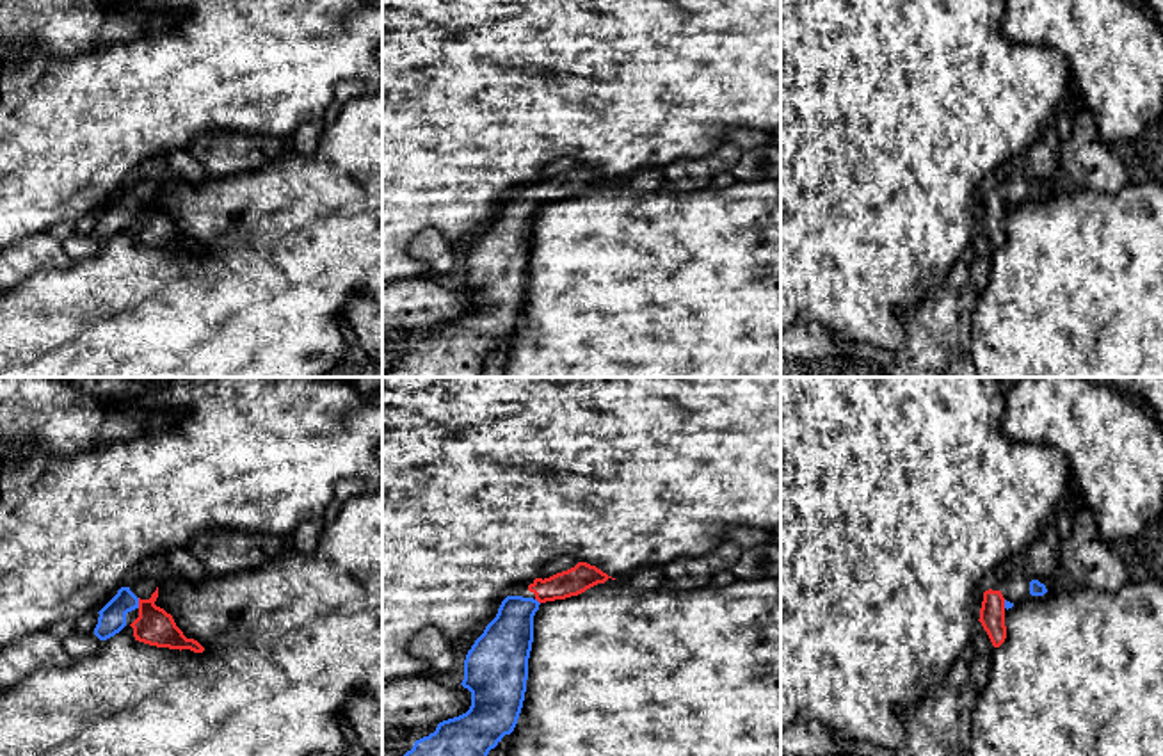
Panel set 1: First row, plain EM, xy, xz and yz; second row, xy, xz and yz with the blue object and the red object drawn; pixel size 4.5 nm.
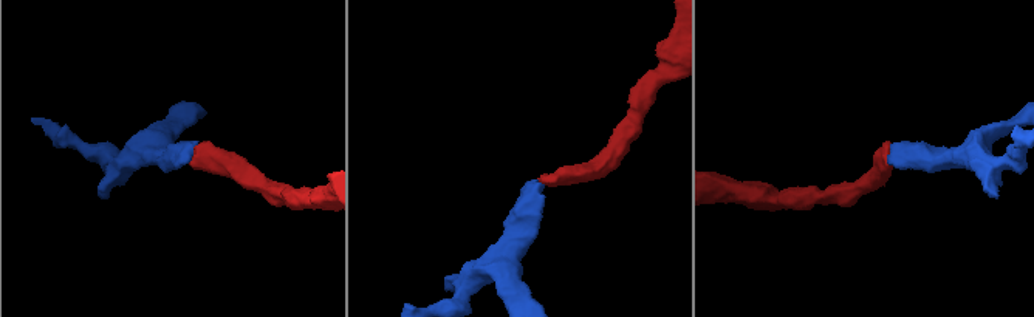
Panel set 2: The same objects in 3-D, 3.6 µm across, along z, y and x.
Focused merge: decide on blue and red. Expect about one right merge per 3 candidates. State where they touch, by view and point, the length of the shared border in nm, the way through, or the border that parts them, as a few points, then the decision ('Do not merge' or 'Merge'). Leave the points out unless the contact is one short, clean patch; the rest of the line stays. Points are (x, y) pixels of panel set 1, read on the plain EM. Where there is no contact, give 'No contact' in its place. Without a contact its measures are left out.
Touches blue at xy (137, 205). Shared border 50 nm. Path across: xy (112, 219), (127, 205), (137, 205), (155, 228). Merge

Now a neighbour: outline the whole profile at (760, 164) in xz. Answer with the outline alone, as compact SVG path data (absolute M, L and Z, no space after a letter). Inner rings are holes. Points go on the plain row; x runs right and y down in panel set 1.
M770 142L747 151L729 173L736 181L781 180L781 146Z

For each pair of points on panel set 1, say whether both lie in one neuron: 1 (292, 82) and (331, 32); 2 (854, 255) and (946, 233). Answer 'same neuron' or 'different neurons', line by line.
1: same neuron
2: same neuron

